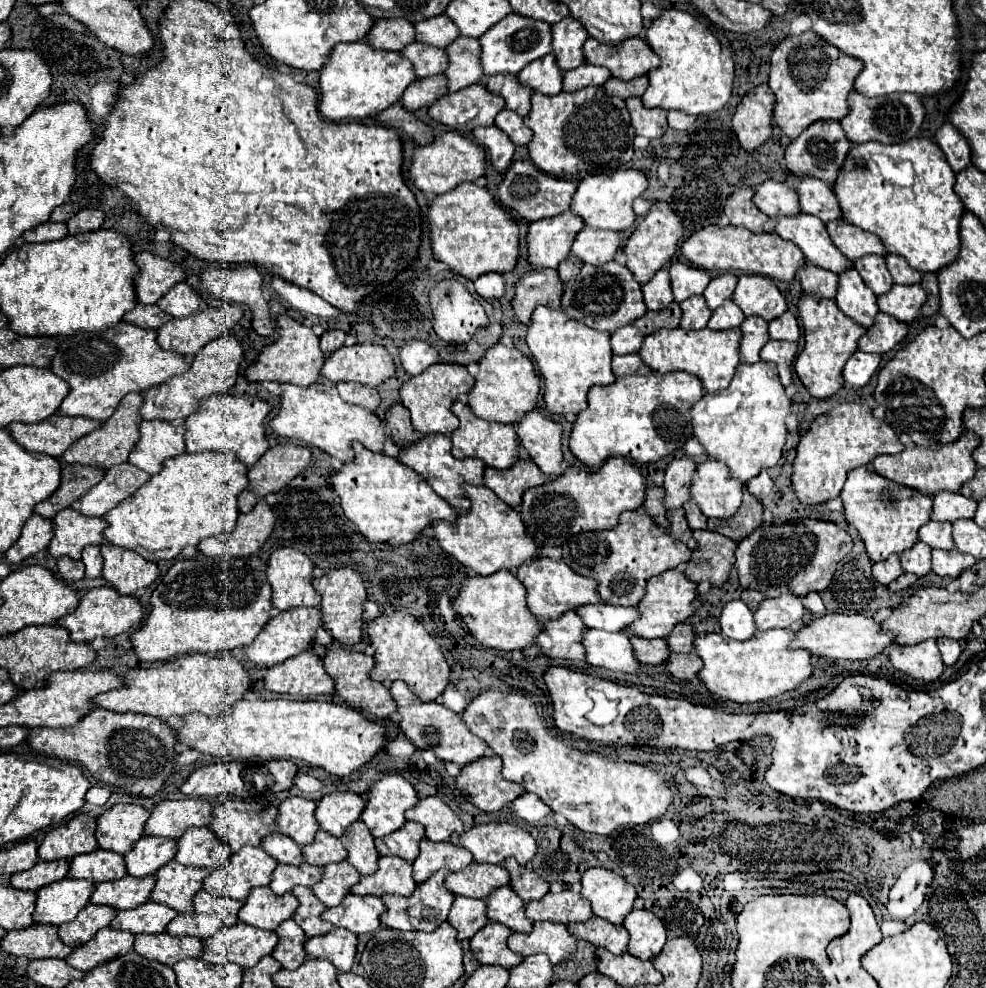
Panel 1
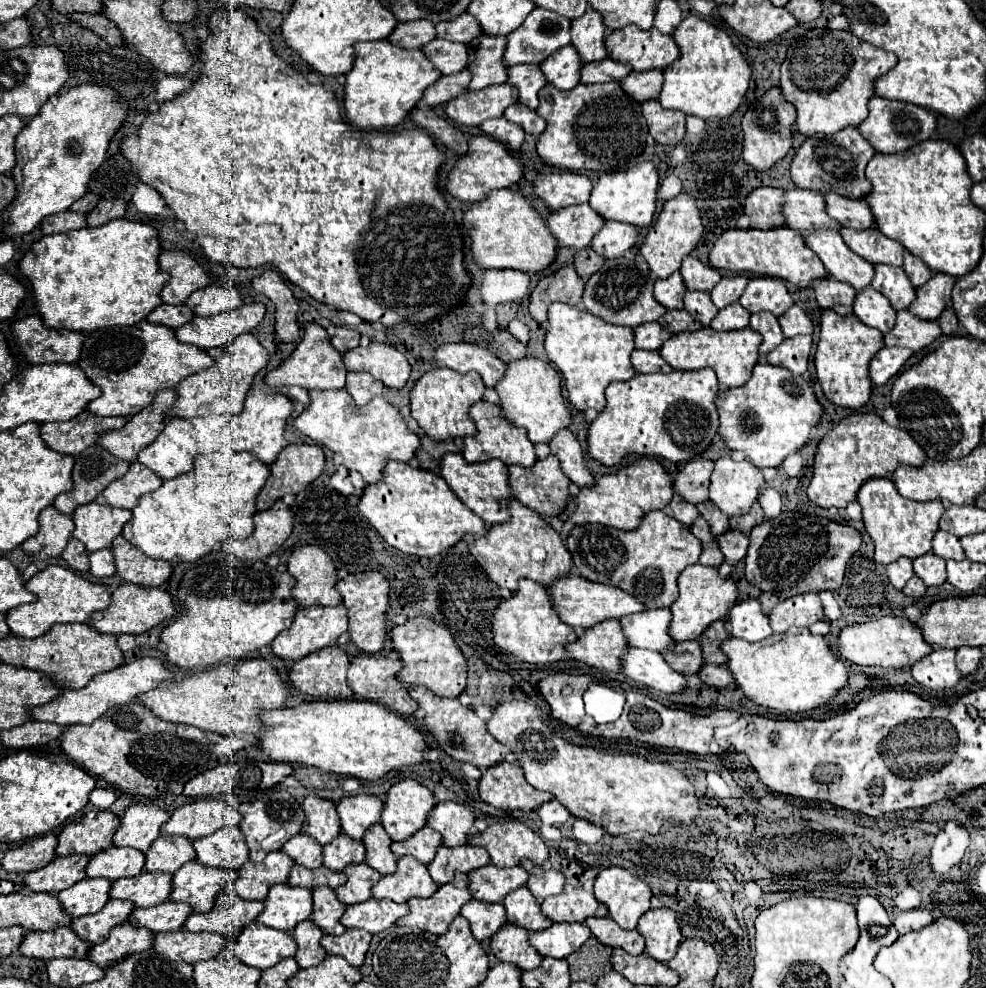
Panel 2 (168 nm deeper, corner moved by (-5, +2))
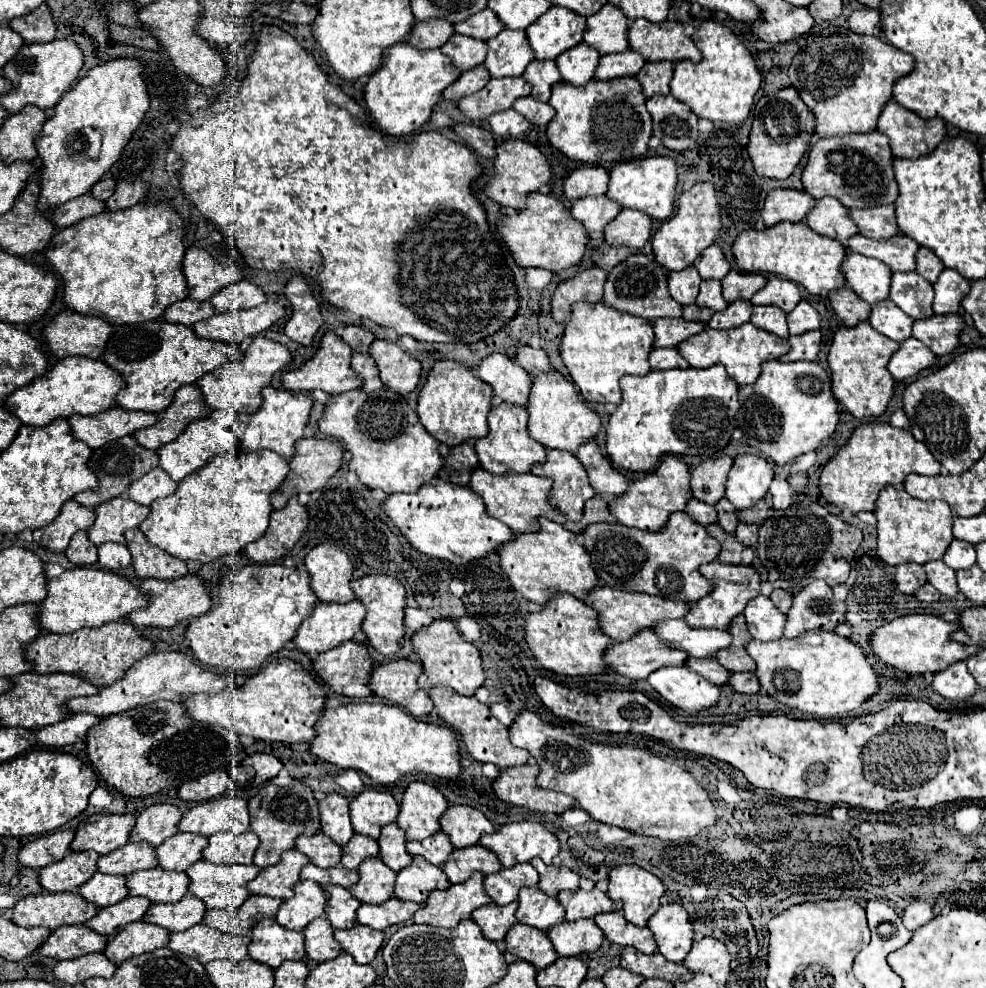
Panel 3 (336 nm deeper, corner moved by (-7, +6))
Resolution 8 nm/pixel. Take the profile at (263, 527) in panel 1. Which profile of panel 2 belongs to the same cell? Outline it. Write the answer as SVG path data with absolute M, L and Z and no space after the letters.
M279 499L267 511L255 513L255 531L249 539L229 539L223 543L223 551L239 559L261 559L277 551L291 535L293 519L289 507Z

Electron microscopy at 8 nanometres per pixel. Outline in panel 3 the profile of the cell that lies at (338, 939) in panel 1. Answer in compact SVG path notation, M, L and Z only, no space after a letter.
M355 925L351 929L335 931L335 939L341 943L343 951L351 953L357 963L371 963L383 943L383 931L375 931L365 925Z

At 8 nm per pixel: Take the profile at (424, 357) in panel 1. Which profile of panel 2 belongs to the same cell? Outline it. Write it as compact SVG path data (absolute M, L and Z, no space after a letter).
M443 343L433 349L437 367L449 367L459 373L477 371L487 387L493 387L505 373L505 363L485 347L471 343Z

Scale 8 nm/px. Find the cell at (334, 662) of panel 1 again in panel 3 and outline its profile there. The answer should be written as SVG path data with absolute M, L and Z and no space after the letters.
M399 659L373 669L369 687L377 697L389 699L403 707L413 717L425 717L433 709L433 701L427 691L417 685L423 665L413 659Z

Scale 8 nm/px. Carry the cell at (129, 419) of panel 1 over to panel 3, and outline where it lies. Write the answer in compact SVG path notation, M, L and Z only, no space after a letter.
M183 385L177 393L173 403L159 415L159 423L137 431L133 437L139 445L157 451L161 445L175 441L185 431L189 421L203 419L211 413L207 403L203 403L203 393L195 385Z

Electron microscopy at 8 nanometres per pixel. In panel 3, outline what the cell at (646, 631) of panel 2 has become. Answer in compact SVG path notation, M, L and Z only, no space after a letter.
M683 619L663 621L653 631L671 647L689 653L691 657L715 657L733 641L729 631L719 629L693 629Z

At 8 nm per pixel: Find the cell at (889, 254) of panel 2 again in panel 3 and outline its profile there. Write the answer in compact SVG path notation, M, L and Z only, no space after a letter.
M853 235L847 247L853 253L873 257L873 259L887 263L891 271L915 271L915 255L917 255L919 245L907 235L897 235L887 241Z

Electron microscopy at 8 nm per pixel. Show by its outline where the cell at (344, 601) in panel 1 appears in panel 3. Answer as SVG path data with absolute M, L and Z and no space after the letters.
M365 575L363 579L355 579L351 583L351 589L355 591L357 599L367 607L367 617L363 621L363 631L367 633L367 639L369 639L369 645L391 657L399 651L399 641L403 639L405 635L405 587L399 579L391 577L391 575Z

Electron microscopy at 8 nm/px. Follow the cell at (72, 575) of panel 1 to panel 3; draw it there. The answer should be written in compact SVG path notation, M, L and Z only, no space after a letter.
M77 531L73 535L65 555L73 565L95 565L97 563L97 547L89 541L87 531Z

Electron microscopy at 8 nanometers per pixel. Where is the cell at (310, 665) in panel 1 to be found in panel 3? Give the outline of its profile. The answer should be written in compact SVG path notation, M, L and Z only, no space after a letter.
M345 641L339 647L315 657L313 667L317 675L339 695L345 697L371 697L367 687L373 673L373 659L367 645Z

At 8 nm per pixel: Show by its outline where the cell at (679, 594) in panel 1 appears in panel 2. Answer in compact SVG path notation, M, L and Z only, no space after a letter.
M691 565L687 567L677 581L679 595L675 603L669 607L671 609L671 637L675 641L685 641L685 639L697 639L703 629L707 629L709 623L723 619L727 615L729 605L735 603L737 597L737 587L729 577L721 577L715 567L703 567L703 565Z

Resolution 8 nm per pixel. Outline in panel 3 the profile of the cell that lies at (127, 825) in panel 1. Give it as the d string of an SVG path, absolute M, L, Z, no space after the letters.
M161 803L161 805L147 807L145 811L141 811L141 813L137 815L137 823L135 823L135 827L133 827L131 835L129 835L129 841L147 841L147 843L151 843L153 847L159 847L167 837L171 837L171 835L175 835L175 833L179 831L177 825L179 825L181 817L183 817L183 813L181 813L181 809L179 809L177 805Z

